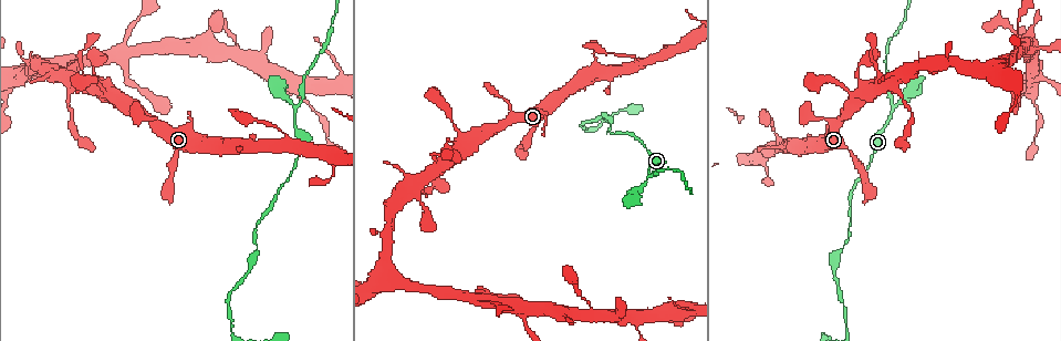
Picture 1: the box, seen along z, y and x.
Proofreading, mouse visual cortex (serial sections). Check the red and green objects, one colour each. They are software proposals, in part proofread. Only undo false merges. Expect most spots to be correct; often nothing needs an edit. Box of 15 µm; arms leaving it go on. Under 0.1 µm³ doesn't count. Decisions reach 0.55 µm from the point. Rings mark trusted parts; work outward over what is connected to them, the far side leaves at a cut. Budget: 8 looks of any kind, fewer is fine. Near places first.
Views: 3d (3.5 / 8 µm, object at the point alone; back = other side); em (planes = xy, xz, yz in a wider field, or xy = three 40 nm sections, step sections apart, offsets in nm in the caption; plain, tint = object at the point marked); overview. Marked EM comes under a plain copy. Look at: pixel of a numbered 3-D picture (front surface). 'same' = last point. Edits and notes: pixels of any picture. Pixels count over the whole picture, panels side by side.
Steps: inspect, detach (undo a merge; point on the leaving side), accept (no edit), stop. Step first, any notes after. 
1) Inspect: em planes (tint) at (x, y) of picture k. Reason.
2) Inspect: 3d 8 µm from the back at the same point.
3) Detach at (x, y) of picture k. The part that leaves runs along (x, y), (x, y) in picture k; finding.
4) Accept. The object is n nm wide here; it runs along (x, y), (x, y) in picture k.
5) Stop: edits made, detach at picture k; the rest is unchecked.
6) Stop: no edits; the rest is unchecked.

Inspect: 3d 3.5 µm at (812, 118) of picture 1. Narrows sharply.

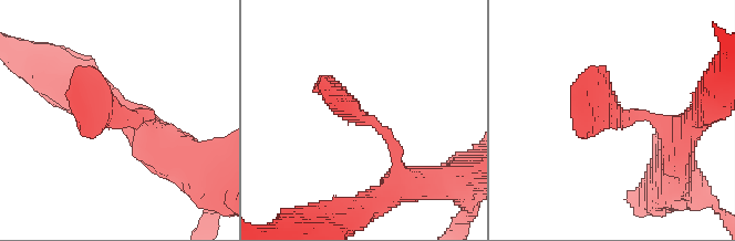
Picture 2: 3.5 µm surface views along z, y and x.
Inspect: em xy step 5 (tint) at (374, 123) of picture 2.

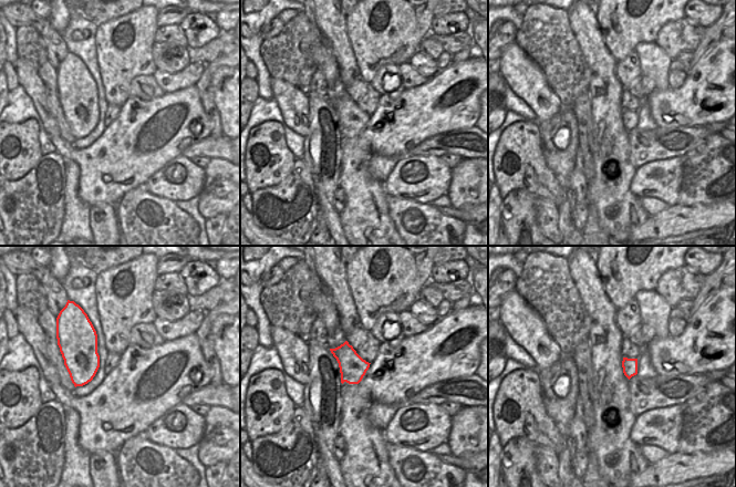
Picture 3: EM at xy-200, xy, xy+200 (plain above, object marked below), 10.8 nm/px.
Accept. The object is 280 nm wide here; it runs along (400, 187), (386, 133), (325, 96) in picture 2; one cell here.

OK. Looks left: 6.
Inspect: 3d 3.5 µm from the back at (296, 107) of picture 1. Three-way junction.

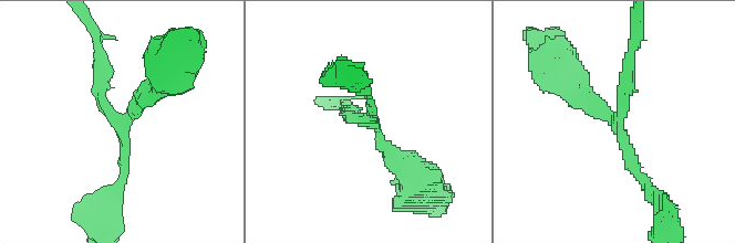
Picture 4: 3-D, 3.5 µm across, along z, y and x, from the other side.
Inspect: em xy step 5 (tint) at (617, 120) of picture 4. 3 arms meet here; the arms are 150, 200, 250 nm wide.

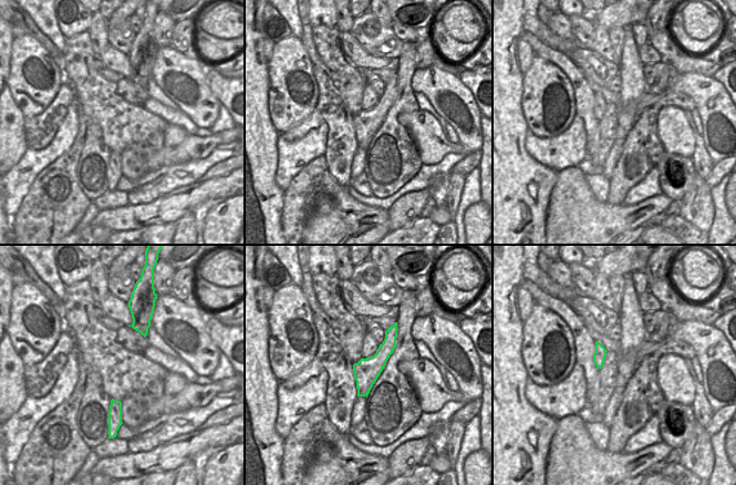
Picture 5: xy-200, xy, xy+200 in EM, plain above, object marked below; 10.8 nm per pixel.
Accept. One cell here.

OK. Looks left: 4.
Inspect: 3d 3.5 µm from the back at (168, 49) of picture 1. Thin arm on a thick one.

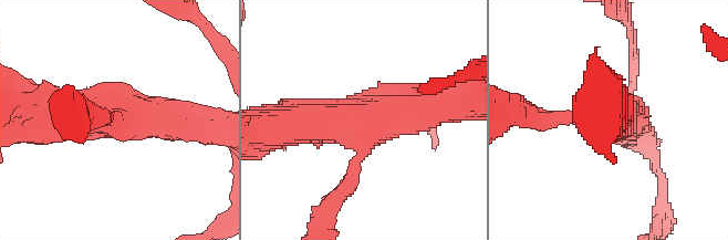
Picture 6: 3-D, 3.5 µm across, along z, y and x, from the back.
Inspect: em xy step 1 (tint) at (114, 121) of picture 6.

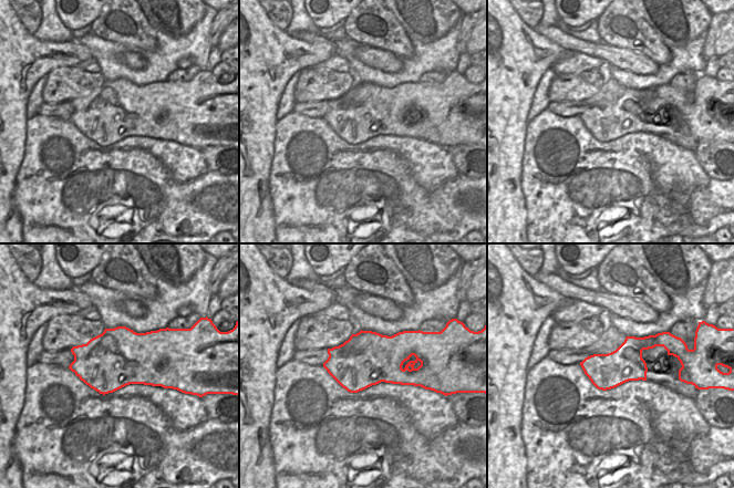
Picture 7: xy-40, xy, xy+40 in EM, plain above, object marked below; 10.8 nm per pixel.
Accept. It runs along (436, 105), (378, 118), (287, 122) in picture 6; continuous, no second cell.

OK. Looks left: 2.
Inspect: 3d 3.5 µm at (1032, 93) of picture 1.

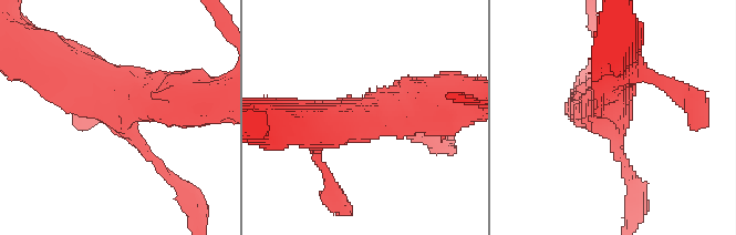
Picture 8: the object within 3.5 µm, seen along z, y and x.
Inspect: em xy step 2 (tint) at (124, 121) of picture 8. 3 arms meet here; the arms are 150, 600, 600 nm wide.

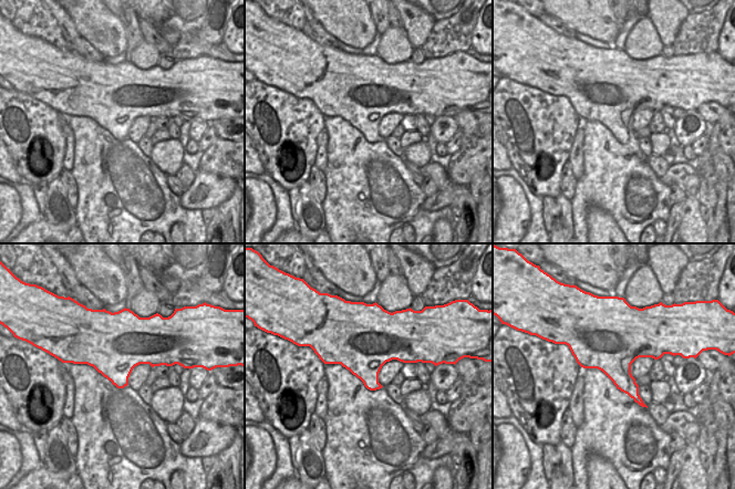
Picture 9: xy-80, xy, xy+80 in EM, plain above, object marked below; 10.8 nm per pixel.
Accept. Continuous, no second cell.

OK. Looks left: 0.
Stop: no edits; the rest is unchecked.

